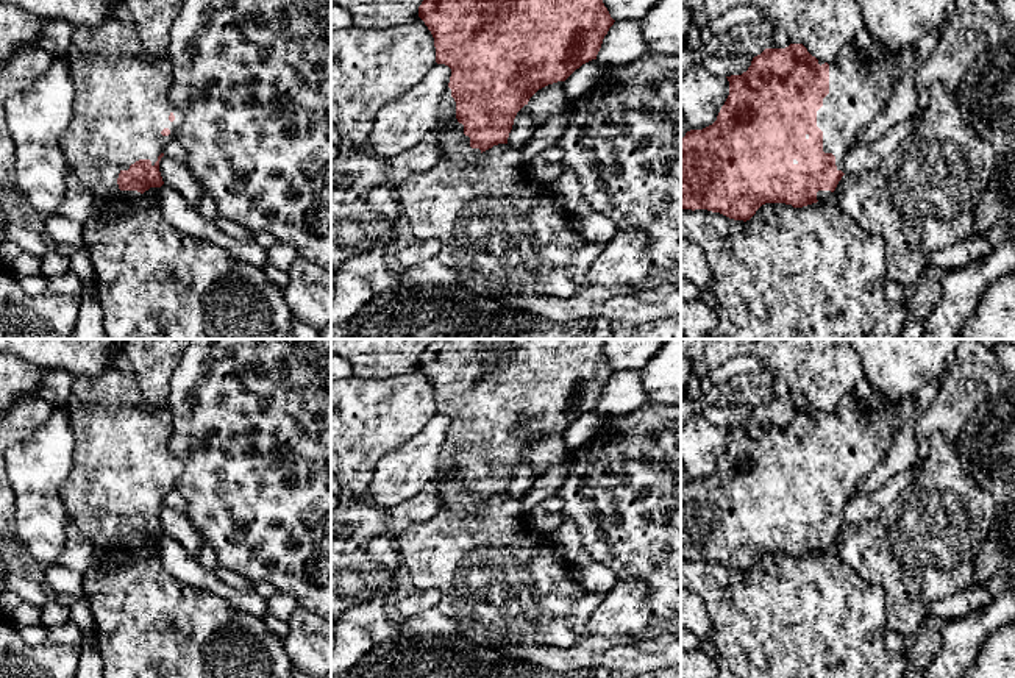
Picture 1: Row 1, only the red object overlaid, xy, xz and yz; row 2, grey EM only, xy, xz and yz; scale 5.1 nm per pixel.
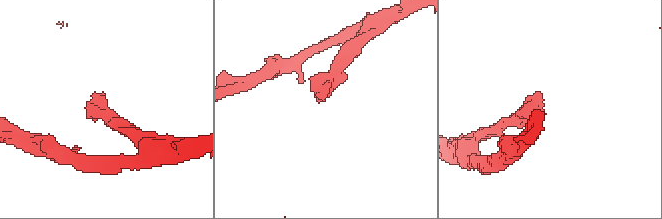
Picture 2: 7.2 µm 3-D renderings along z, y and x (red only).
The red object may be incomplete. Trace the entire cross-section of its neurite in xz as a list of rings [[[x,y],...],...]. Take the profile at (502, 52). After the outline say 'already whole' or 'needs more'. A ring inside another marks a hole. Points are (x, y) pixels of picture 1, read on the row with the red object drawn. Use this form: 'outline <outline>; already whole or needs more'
outline [[[423,0],[418,17],[434,37],[436,62],[451,69],[434,130],[440,159],[470,164],[493,145],[508,144],[517,112],[539,89],[565,81],[582,64],[597,59],[615,22],[603,0]]]; needs more

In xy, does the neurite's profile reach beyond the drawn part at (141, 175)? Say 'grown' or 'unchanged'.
grown

